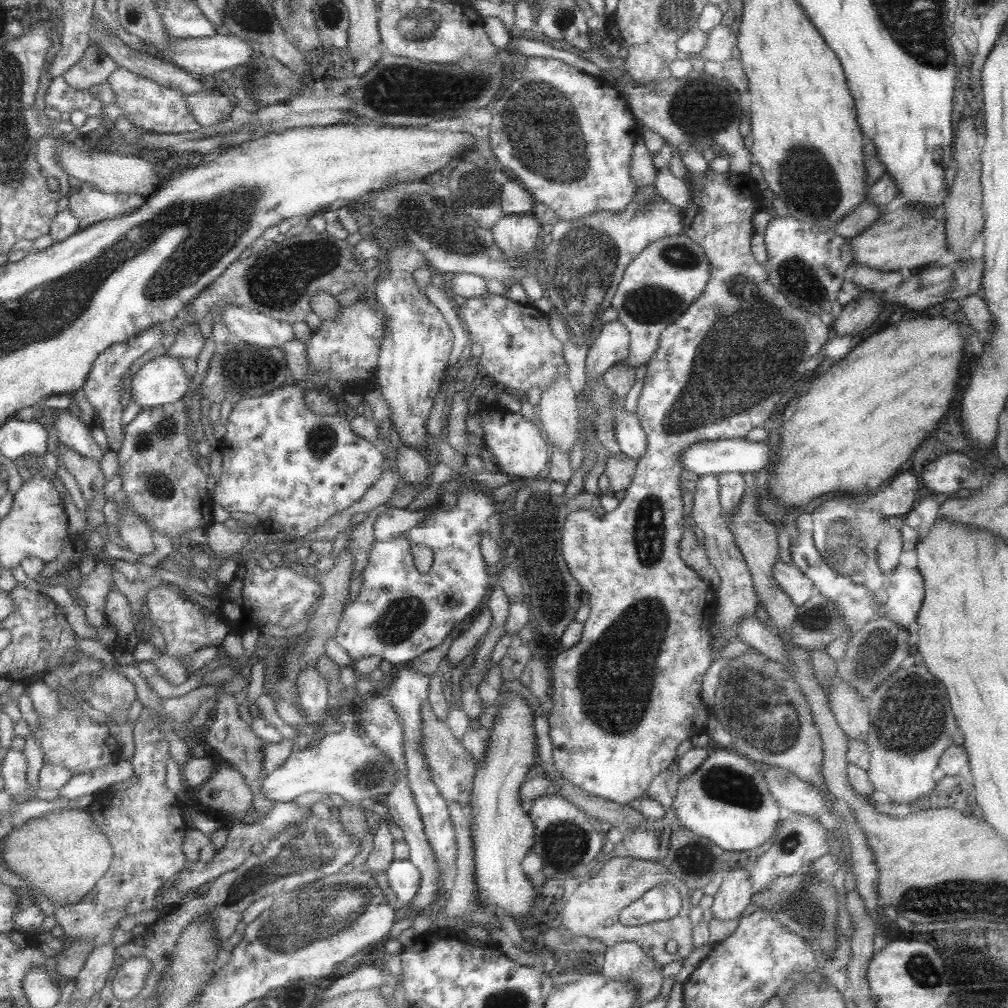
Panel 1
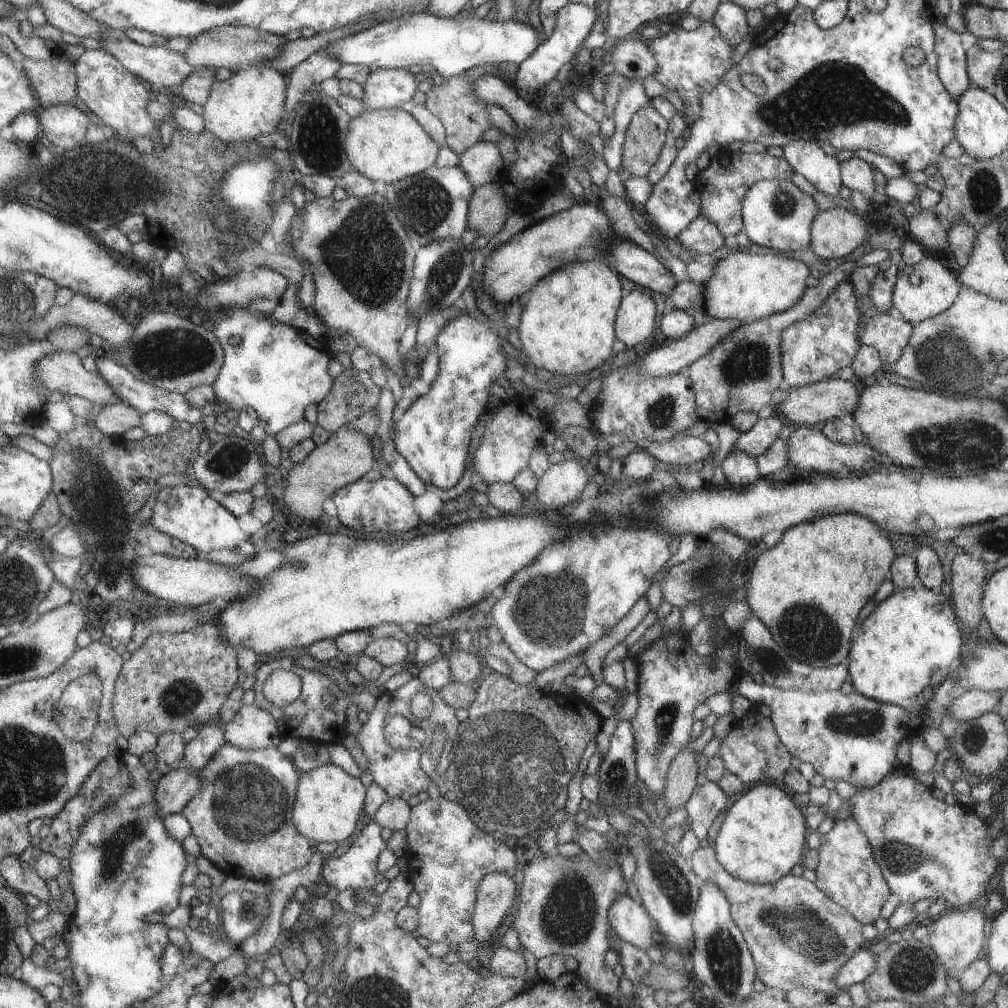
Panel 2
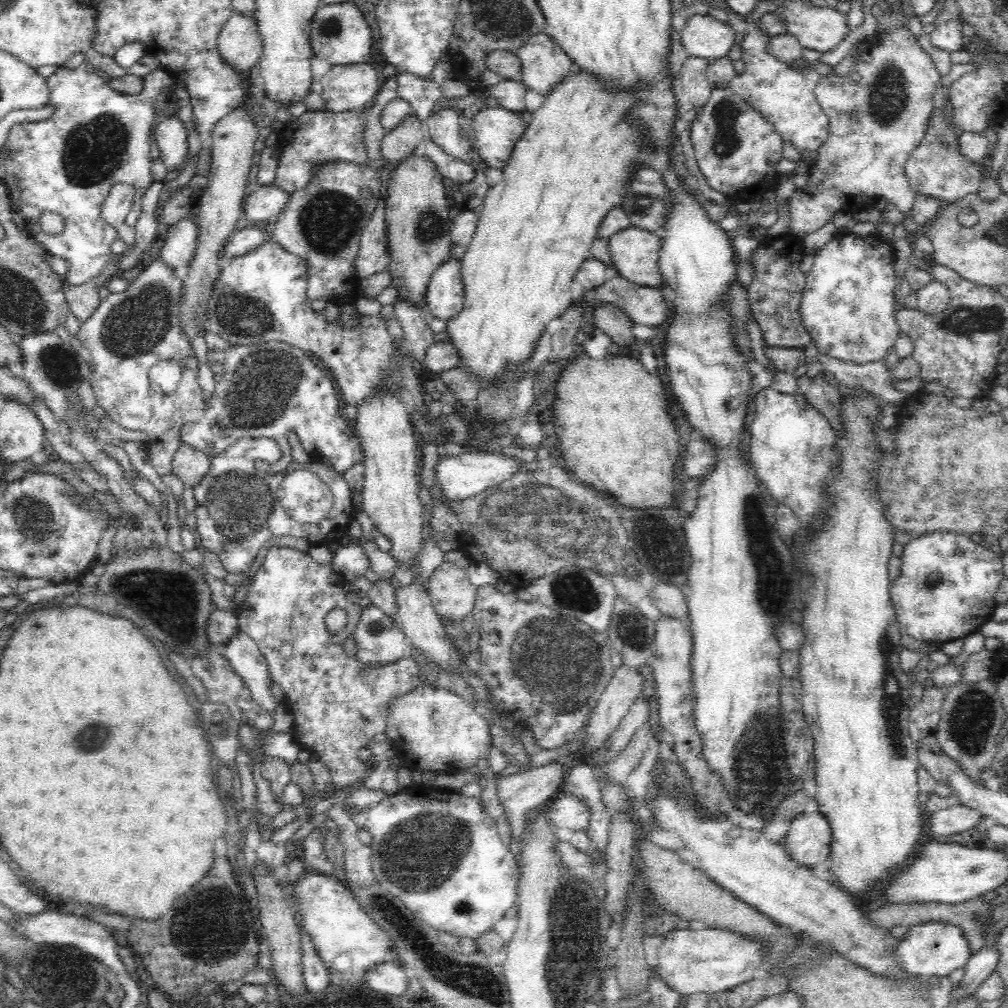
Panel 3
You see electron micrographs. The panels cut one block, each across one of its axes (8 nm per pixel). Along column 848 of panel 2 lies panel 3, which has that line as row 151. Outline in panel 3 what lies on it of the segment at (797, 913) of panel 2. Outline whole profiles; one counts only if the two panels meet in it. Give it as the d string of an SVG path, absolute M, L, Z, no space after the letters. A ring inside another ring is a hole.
M947 105L942 106L939 112L930 112L926 134L918 148L914 148L905 166L906 179L912 187L914 194L938 198L942 202L954 204L964 200L967 195L978 192L983 176L989 172L984 162L970 162L962 156L959 149L958 137L952 129L947 118Z

